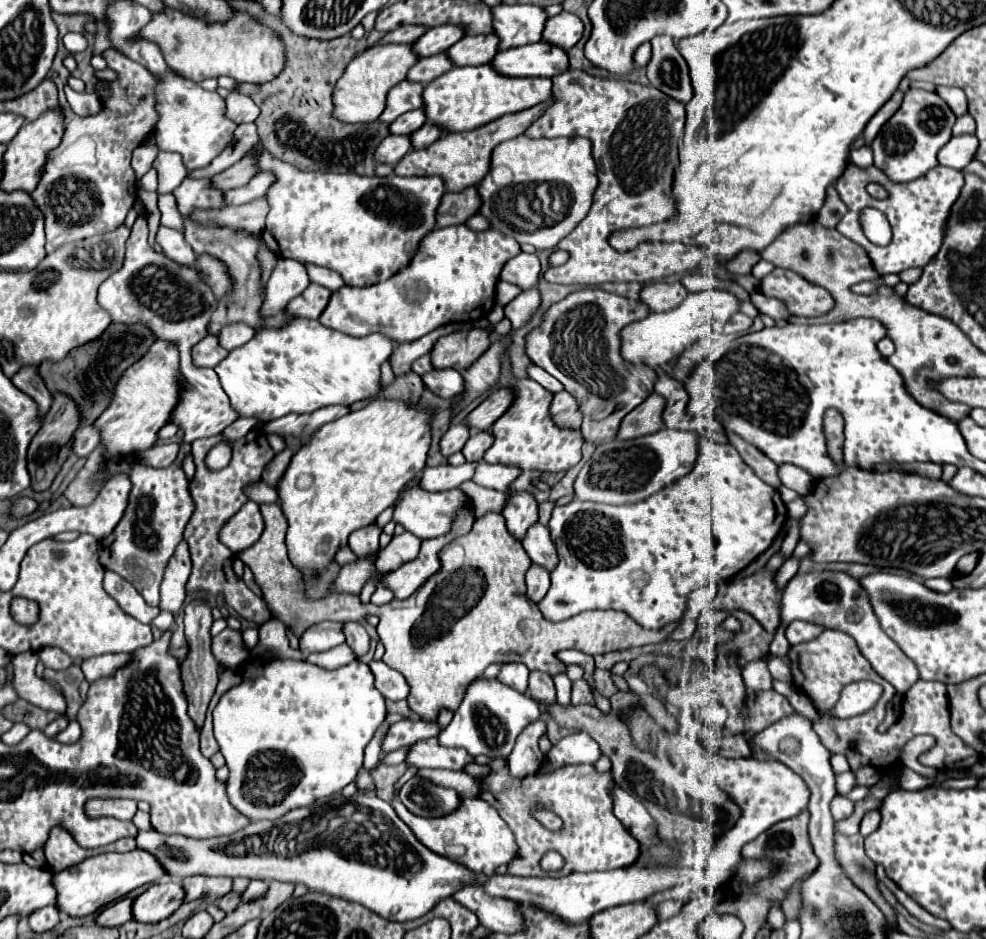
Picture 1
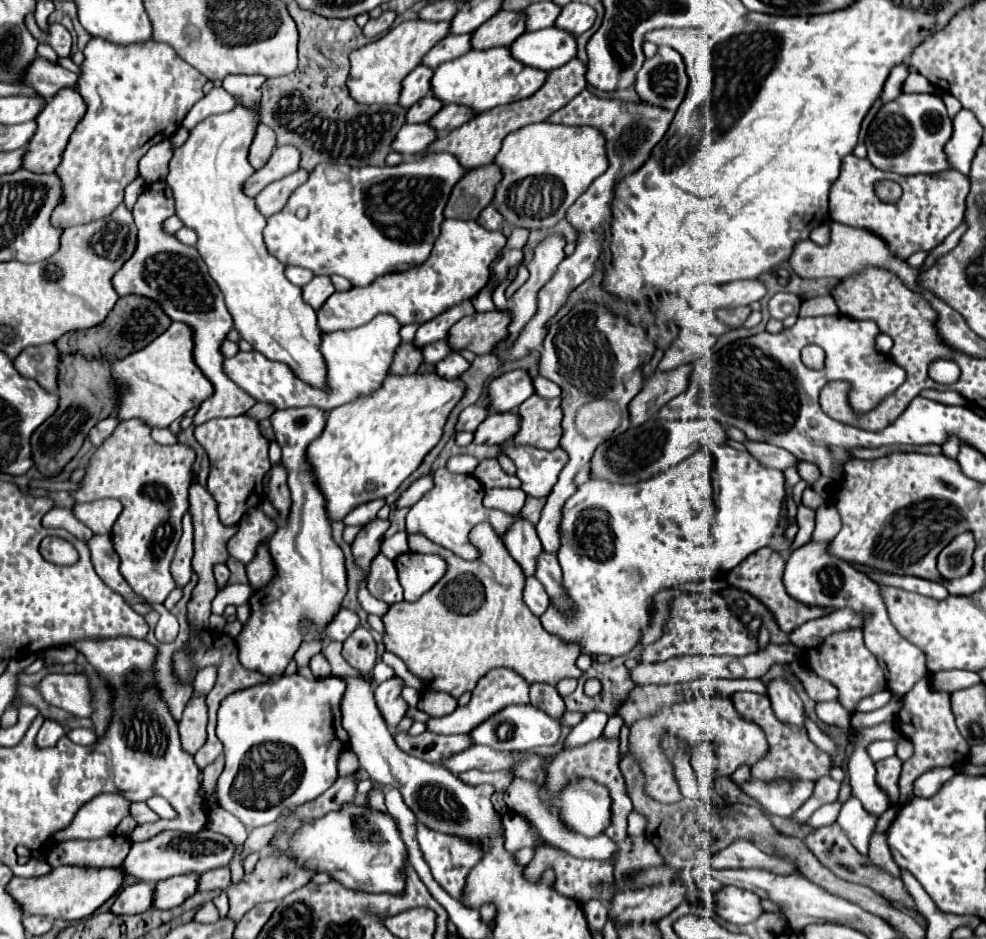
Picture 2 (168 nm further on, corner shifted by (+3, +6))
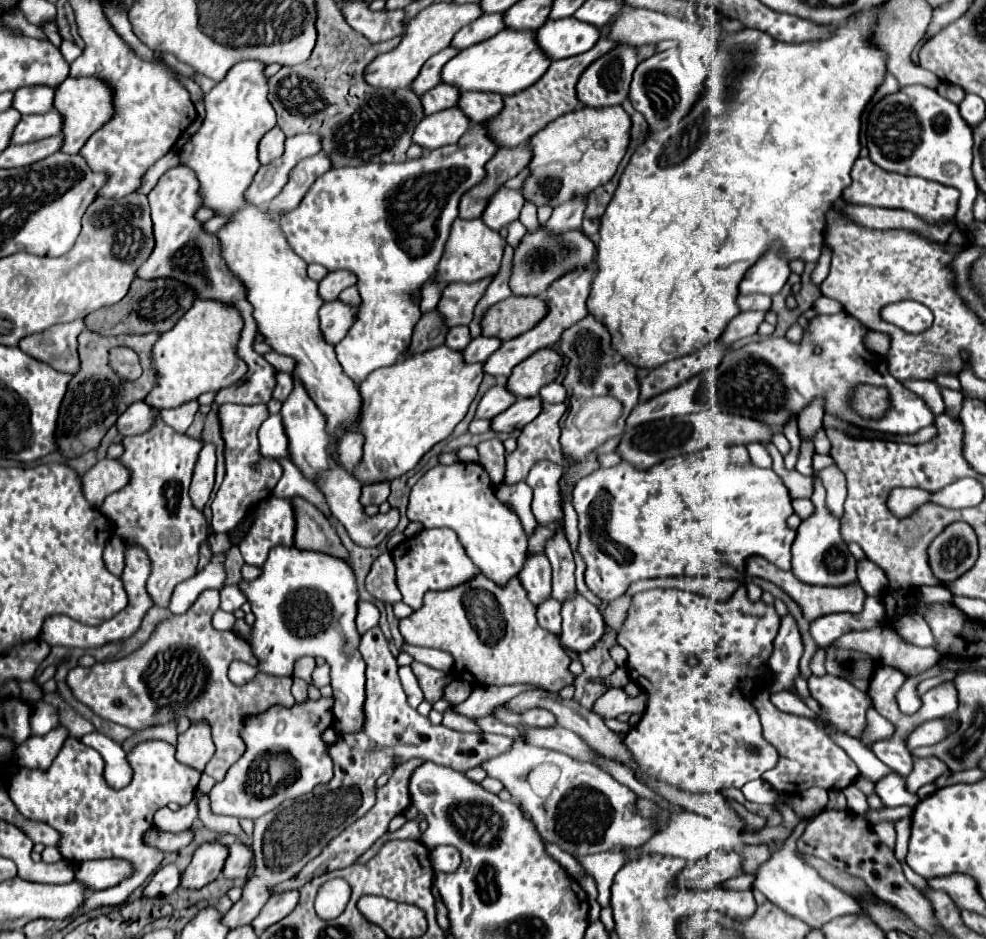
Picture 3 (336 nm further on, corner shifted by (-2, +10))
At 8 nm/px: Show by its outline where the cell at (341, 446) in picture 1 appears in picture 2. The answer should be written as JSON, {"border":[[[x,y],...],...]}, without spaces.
{"border":[[[412,373],[412,375],[388,375],[384,379],[384,383],[376,389],[376,393],[370,393],[370,395],[360,395],[358,401],[350,401],[342,407],[336,407],[330,411],[328,415],[328,423],[322,431],[322,435],[318,437],[318,441],[314,441],[314,445],[310,445],[308,453],[310,453],[310,461],[314,461],[314,473],[318,473],[318,485],[322,485],[322,493],[326,493],[326,511],[328,511],[328,517],[330,521],[340,521],[346,517],[346,513],[350,513],[350,509],[354,509],[356,505],[362,505],[370,499],[382,499],[382,497],[388,497],[390,493],[394,493],[416,469],[418,465],[422,463],[422,459],[426,457],[426,453],[440,441],[442,437],[442,431],[444,431],[444,425],[448,421],[448,415],[450,411],[456,407],[456,403],[464,397],[464,391],[466,391],[466,383],[458,377],[458,379],[442,379],[440,375],[436,373]]]}

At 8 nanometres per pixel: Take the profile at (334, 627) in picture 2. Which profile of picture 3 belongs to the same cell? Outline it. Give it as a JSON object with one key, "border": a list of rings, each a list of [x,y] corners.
{"border":[[[359,601],[359,609],[357,609],[357,631],[359,635],[363,635],[367,629],[375,627],[379,621],[379,611],[373,603],[367,603],[367,601]]]}

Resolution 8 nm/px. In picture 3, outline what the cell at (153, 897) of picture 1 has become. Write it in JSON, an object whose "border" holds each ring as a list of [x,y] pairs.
{"border":[[[203,843],[187,869],[181,873],[181,889],[201,889],[203,885],[215,881],[223,869],[227,849],[219,843]]]}

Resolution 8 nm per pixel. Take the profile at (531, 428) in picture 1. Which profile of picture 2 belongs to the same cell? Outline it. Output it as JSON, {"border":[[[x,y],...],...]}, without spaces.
{"border":[[[504,443],[500,453],[506,453],[514,461],[516,477],[522,481],[520,489],[530,497],[546,497],[558,481],[562,465],[566,465],[566,453],[562,449],[542,451]]]}

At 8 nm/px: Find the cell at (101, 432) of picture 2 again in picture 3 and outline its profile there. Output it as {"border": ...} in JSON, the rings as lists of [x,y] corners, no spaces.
{"border":[[[145,401],[133,403],[115,423],[119,435],[139,435],[153,425],[153,417],[159,413],[153,407],[147,407]]]}

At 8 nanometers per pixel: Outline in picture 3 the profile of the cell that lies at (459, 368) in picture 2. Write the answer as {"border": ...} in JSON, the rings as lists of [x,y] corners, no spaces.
{"border":[[[477,337],[473,339],[467,349],[463,349],[463,359],[467,363],[485,363],[491,353],[499,349],[501,341],[495,337]]]}

